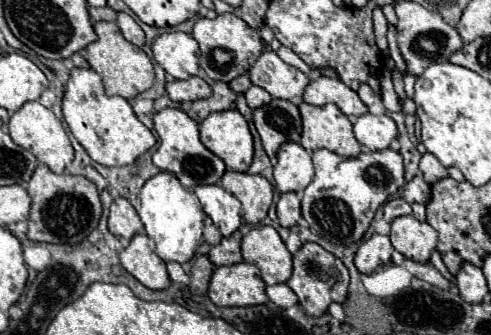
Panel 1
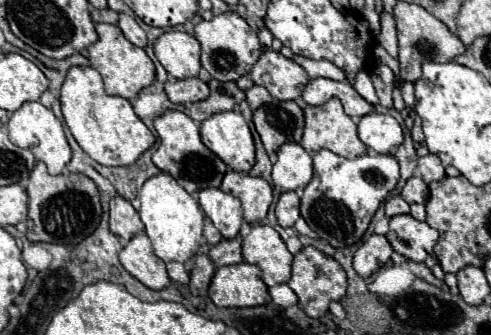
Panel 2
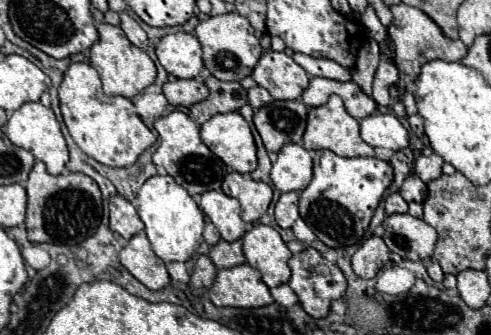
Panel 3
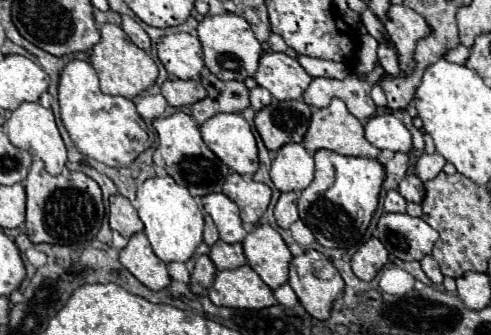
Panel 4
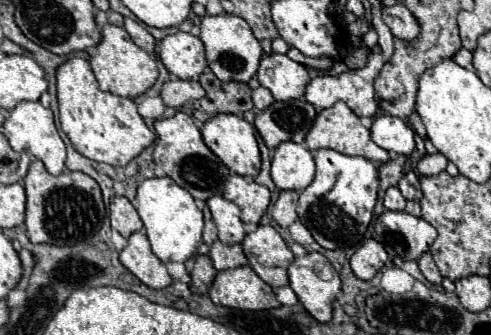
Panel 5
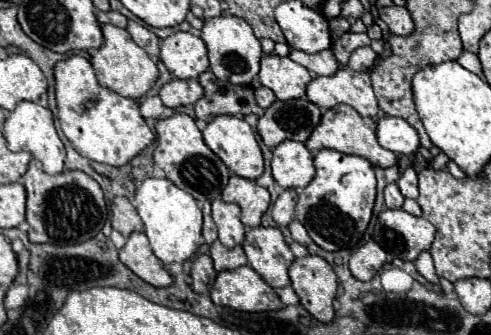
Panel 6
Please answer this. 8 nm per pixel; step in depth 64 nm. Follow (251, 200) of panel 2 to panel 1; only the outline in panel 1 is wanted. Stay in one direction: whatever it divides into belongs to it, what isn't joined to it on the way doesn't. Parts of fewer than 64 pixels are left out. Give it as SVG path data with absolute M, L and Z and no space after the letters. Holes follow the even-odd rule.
M226 170L222 188L242 202L242 218L248 224L258 224L266 218L272 204L272 184L264 176Z

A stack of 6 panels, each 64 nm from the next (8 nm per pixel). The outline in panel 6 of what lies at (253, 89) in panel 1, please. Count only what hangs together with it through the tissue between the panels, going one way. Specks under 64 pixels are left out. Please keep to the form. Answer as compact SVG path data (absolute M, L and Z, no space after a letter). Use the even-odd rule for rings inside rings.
M260 86L254 94L256 94L256 102L258 102L258 106L260 106L260 108L264 108L264 110L266 110L274 100L276 100L274 92L272 92L270 88L264 88L264 86Z

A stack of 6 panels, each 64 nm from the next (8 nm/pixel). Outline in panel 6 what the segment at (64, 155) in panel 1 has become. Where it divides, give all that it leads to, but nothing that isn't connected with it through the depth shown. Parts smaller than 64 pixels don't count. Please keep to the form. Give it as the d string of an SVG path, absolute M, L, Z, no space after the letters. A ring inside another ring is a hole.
M20 102L14 108L14 112L10 112L10 116L4 122L4 138L12 152L24 150L24 152L30 152L30 156L32 156L30 160L40 160L44 166L44 172L60 174L64 170L66 150L64 150L62 140L56 134L52 112L44 106L40 106L38 102Z

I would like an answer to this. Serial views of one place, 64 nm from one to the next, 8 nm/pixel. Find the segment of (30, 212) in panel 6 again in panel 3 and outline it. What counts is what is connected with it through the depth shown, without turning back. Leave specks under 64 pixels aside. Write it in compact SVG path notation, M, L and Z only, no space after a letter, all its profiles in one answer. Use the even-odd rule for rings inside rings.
M36 162L32 172L26 180L28 192L28 210L26 210L26 230L30 242L50 242L50 244L64 244L74 246L84 242L88 236L96 232L102 220L102 198L98 184L82 174L70 172L52 176L46 172L44 162Z

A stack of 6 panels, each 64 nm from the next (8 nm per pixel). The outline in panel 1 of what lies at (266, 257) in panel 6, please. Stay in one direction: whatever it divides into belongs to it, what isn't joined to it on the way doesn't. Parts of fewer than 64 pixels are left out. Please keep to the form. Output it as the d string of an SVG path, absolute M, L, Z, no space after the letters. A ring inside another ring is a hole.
M272 226L252 228L250 234L242 238L242 256L244 256L244 262L250 262L250 264L254 264L254 266L260 268L262 280L268 286L286 282L292 276L292 254L286 250L282 238L278 236L278 232Z

